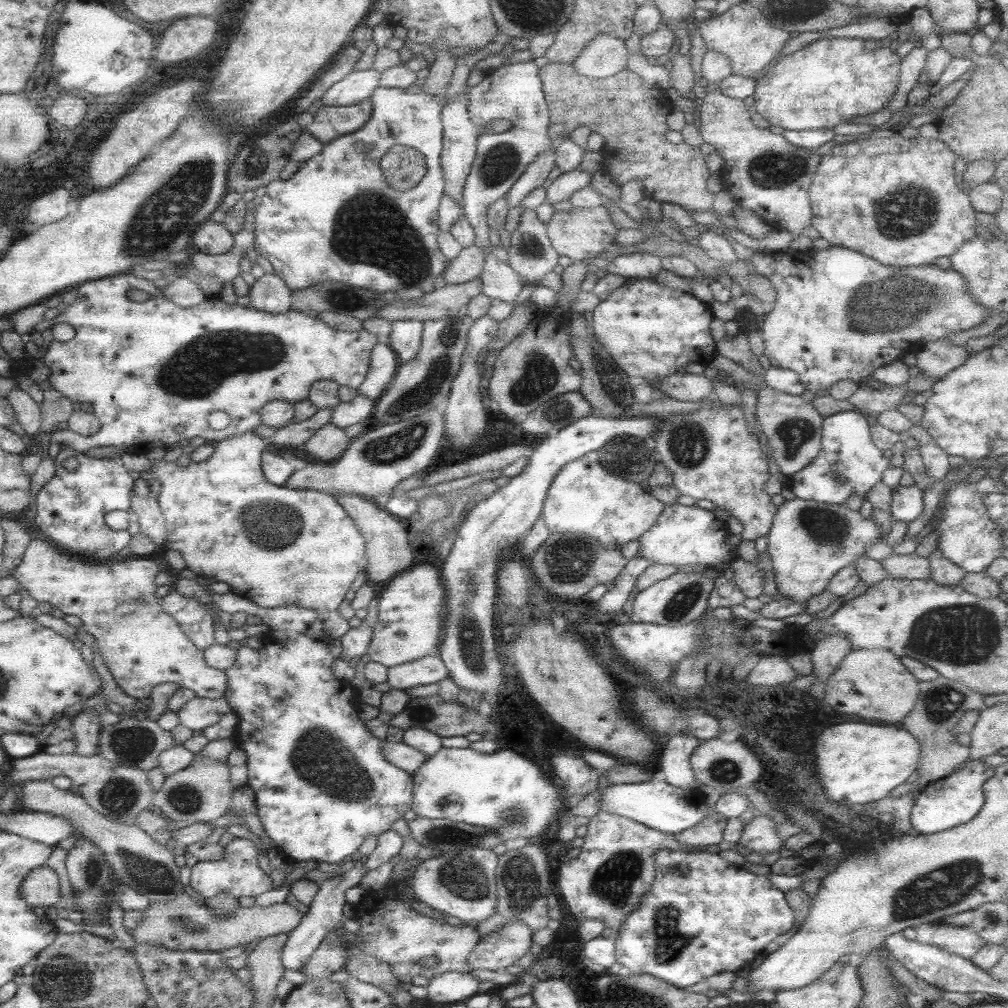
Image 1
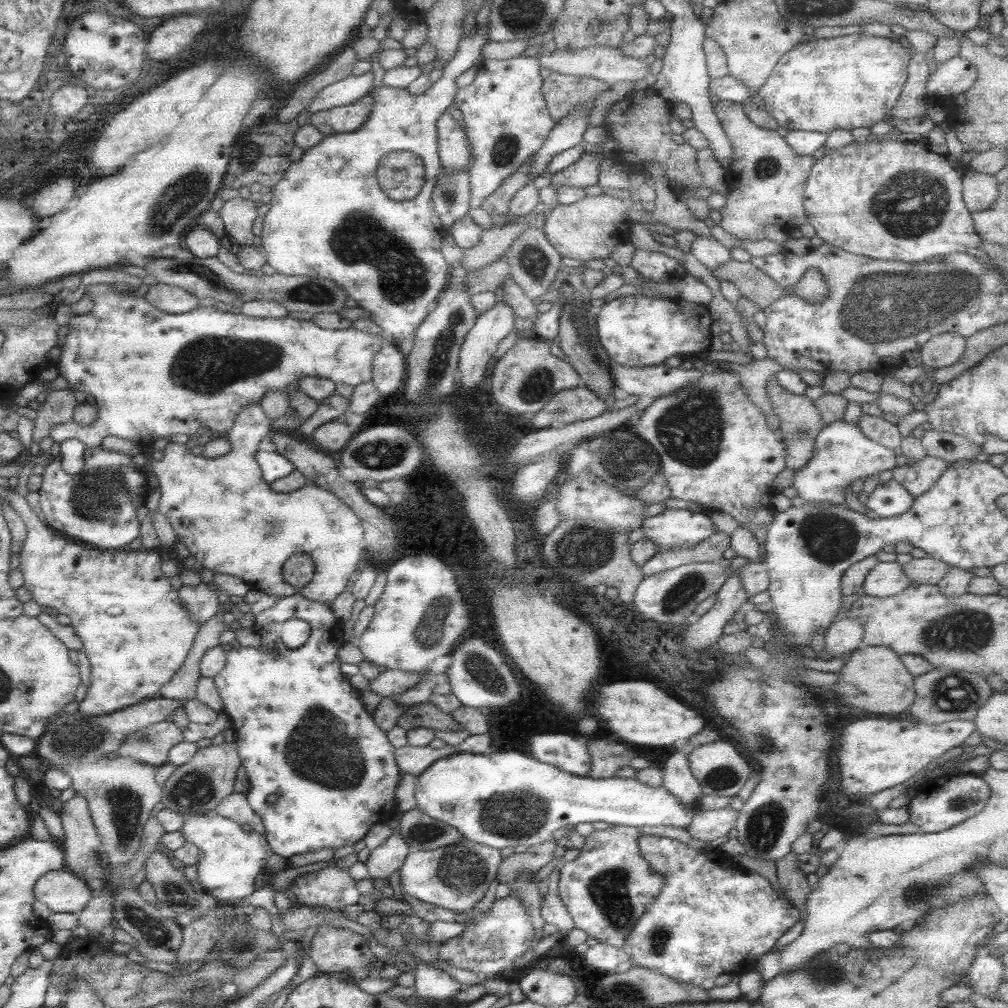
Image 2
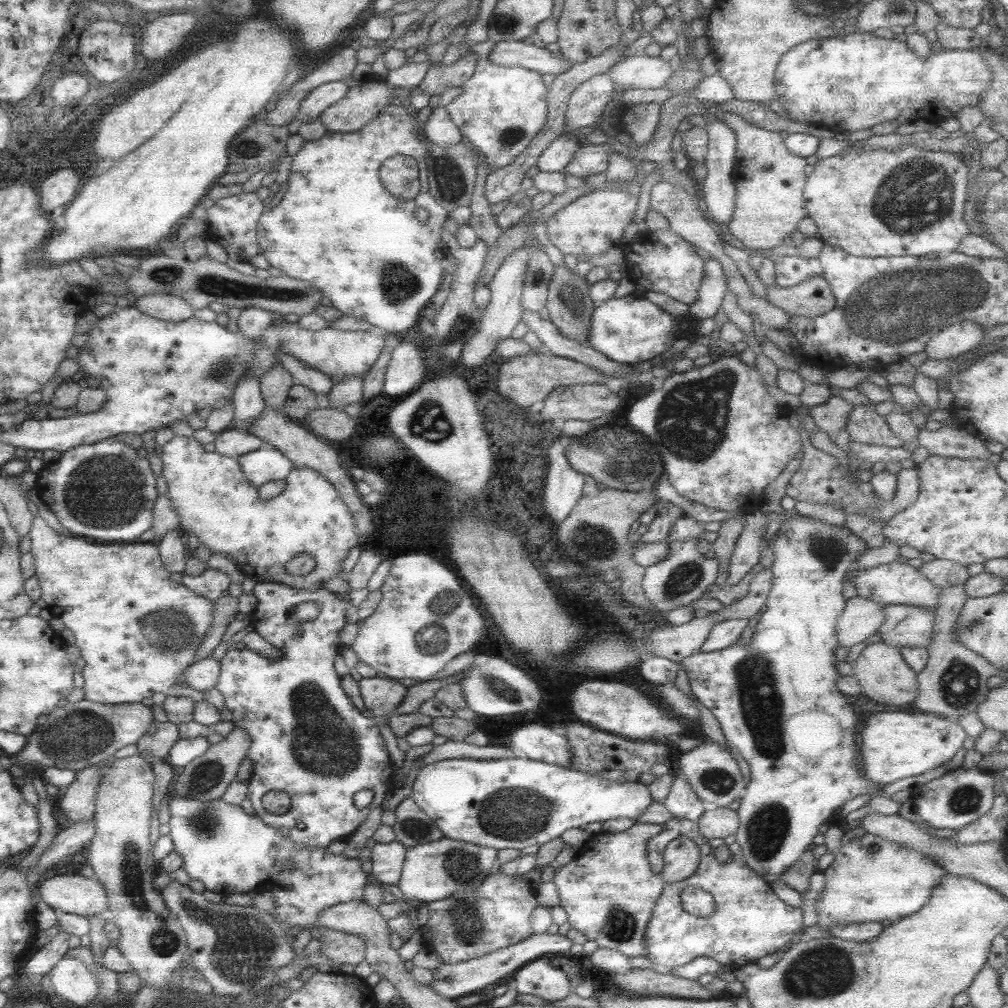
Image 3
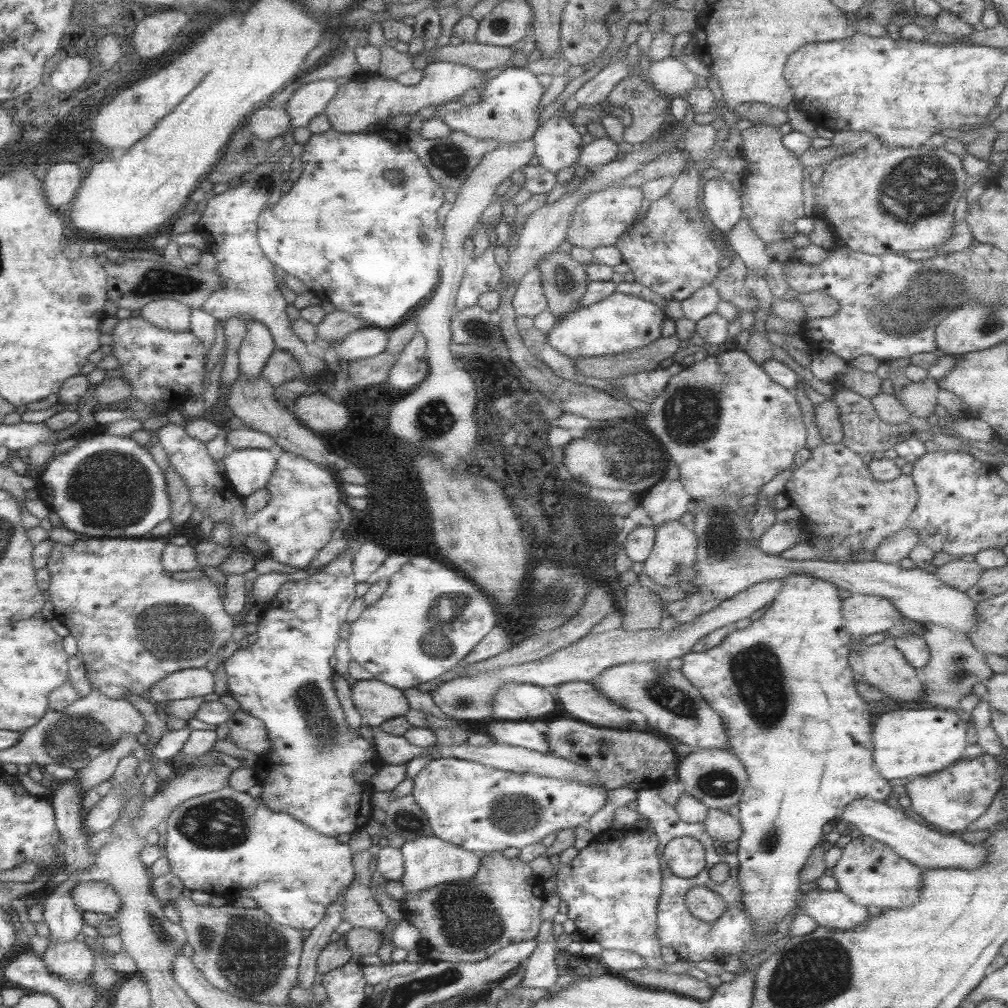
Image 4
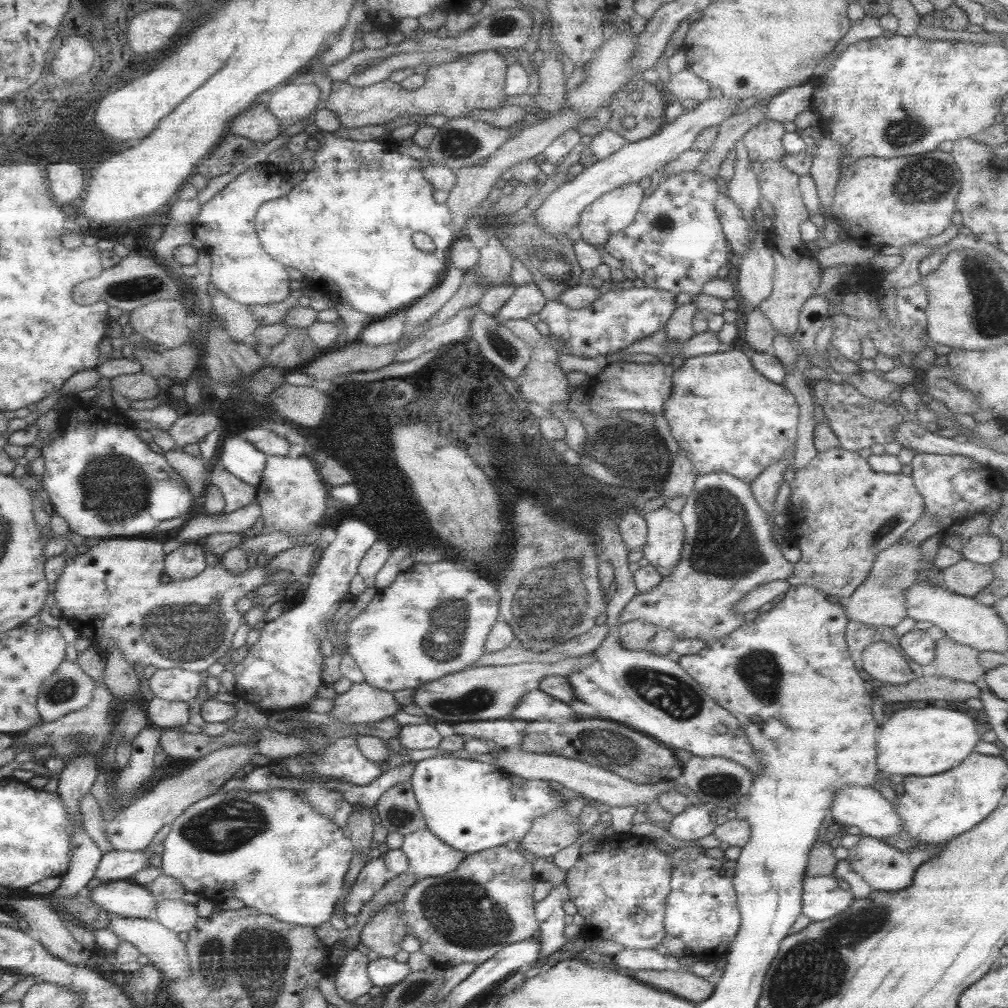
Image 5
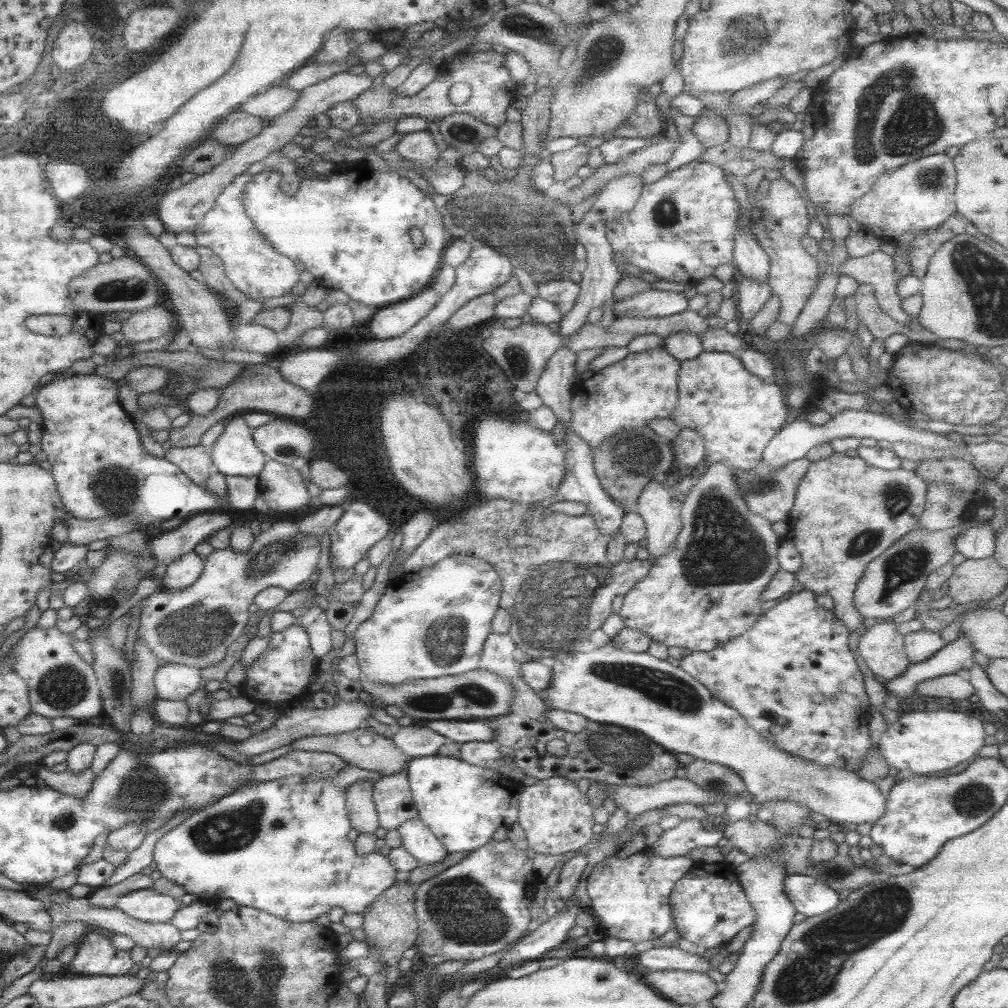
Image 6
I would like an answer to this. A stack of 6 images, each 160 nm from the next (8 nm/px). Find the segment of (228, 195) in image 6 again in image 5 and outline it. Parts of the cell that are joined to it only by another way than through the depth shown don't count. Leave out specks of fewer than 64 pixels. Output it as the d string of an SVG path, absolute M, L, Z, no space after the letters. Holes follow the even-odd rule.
M256 163L250 166L214 194L209 201L203 203L194 223L191 224L194 237L203 243L202 249L211 260L208 282L227 298L239 304L265 306L266 304L281 302L291 291L289 290L290 280L285 267L281 264L273 264L277 261L274 261L260 247L260 242L254 232L254 214L259 205L268 200L285 196L292 189L287 182L288 175L287 171L282 171L273 164Z

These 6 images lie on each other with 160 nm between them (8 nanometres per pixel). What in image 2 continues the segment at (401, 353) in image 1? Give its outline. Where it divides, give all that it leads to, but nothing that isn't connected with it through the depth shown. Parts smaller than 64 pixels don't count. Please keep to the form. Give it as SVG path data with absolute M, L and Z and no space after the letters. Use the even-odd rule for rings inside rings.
M476 24L475 28L471 37L460 37L454 55L441 68L441 78L423 94L411 96L405 89L375 87L369 93L372 109L358 129L324 136L315 146L303 150L301 158L291 162L282 179L270 187L269 209L262 220L261 236L258 236L264 261L275 273L283 276L315 275L340 286L351 300L359 304L360 309L368 312L369 320L397 347L414 334L448 282L451 266L440 253L440 242L446 232L432 207L432 186L442 170L437 154L436 122L452 103L457 91L455 79L471 68L480 55L482 44L487 41ZM394 151L415 153L424 164L424 181L413 198L400 201L390 199L377 184L375 169L379 159L388 157Z

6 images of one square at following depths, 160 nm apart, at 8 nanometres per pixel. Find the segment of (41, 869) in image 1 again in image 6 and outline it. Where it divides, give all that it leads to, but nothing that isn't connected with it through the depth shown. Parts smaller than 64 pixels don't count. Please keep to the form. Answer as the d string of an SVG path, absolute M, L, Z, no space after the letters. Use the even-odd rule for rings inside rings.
M149 888L133 890L117 897L114 908L145 924L167 924L180 906L179 900L155 893Z

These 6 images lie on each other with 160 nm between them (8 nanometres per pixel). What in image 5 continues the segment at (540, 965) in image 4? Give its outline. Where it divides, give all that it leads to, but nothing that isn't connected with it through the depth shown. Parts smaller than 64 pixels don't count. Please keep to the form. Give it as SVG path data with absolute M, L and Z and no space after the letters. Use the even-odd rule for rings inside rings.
M564 882L551 886L549 894L535 904L534 918L538 924L539 960L553 954L555 950L567 948L563 937L565 914L563 903L567 901L567 889Z

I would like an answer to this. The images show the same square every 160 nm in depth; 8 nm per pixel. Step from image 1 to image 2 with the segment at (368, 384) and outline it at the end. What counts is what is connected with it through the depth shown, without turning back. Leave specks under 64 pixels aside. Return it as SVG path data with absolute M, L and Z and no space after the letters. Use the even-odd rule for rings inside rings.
M392 341L385 344L373 355L371 361L370 381L380 396L389 396L402 387L404 373L404 358L398 347Z

